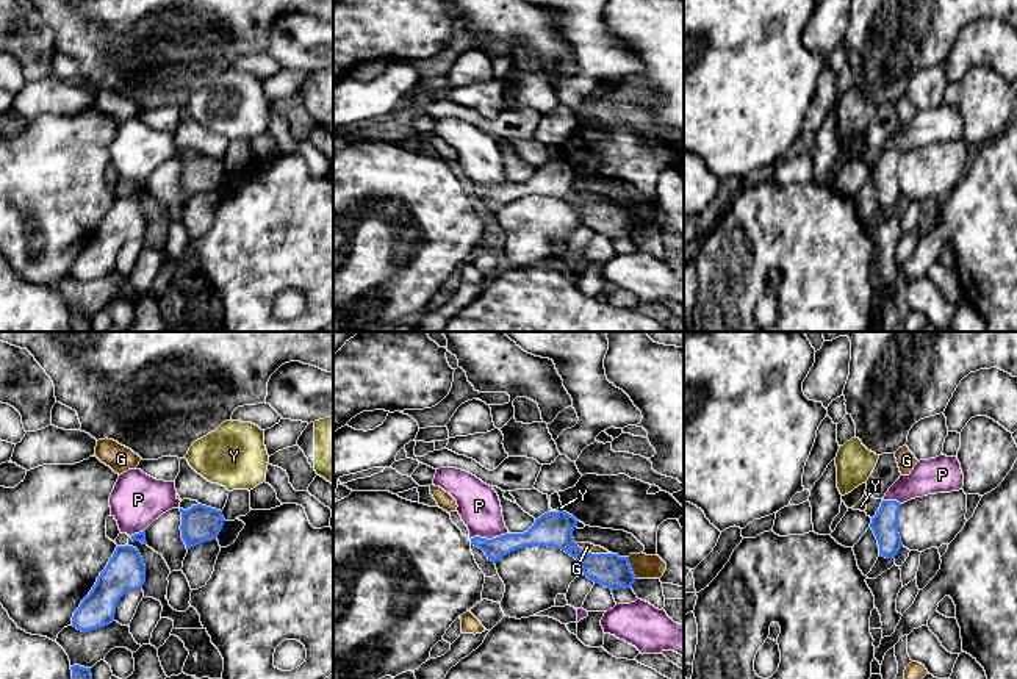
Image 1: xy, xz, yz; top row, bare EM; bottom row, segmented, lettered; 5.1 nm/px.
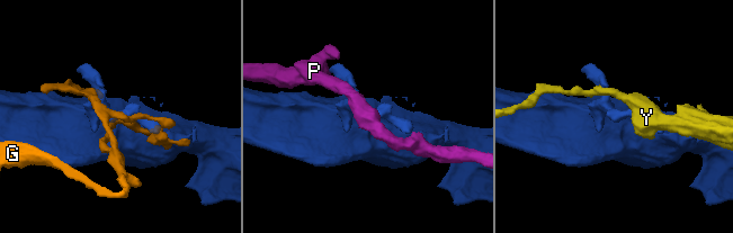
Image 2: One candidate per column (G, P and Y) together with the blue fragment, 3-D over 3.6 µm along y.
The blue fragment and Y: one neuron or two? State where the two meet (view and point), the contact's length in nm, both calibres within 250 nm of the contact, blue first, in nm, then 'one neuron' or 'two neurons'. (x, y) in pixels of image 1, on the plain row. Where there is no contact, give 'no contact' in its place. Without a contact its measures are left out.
contact xz (556, 161); length 70 nm; calibres 190 and 20 nm; two neurons

